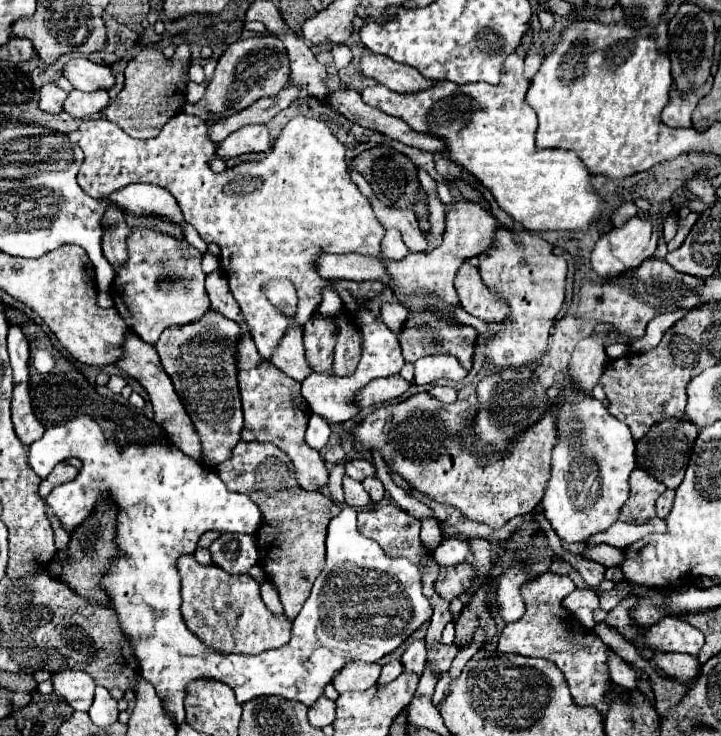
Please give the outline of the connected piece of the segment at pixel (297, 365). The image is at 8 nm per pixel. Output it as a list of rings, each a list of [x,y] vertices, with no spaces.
[[[299,324],[289,326],[289,330],[285,330],[277,350],[273,350],[273,356],[271,356],[271,362],[279,370],[283,370],[287,376],[299,382],[311,374],[309,364],[305,360],[305,348],[301,342],[301,334],[303,334],[303,326]]]

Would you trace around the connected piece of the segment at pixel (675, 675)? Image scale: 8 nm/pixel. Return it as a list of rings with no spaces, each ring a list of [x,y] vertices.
[[[655,654],[653,660],[665,672],[667,678],[677,680],[681,684],[691,682],[699,674],[699,662],[695,656],[687,654]]]

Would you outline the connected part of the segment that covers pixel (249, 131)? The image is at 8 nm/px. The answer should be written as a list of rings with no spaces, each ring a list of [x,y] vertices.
[[[245,126],[241,130],[235,130],[229,134],[215,150],[215,156],[221,160],[229,160],[241,154],[251,154],[251,152],[269,152],[269,130],[267,126]]]

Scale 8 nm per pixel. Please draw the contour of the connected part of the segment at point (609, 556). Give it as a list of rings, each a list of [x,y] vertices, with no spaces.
[[[595,546],[595,548],[585,548],[583,550],[583,556],[587,560],[595,560],[599,562],[601,566],[605,568],[611,568],[611,566],[621,566],[623,560],[625,560],[625,554],[619,550],[619,548],[613,548],[613,546]]]

